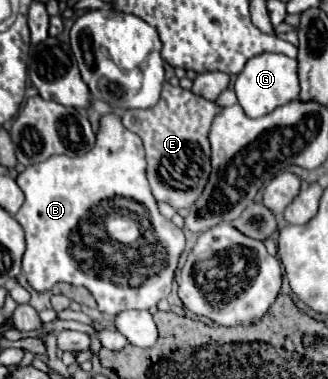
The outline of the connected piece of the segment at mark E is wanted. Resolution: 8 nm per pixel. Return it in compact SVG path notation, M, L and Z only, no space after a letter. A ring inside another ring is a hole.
M165 82L157 106L147 110L125 110L121 114L123 126L135 132L145 144L147 178L157 202L169 202L175 210L181 210L191 208L203 194L211 176L209 128L219 112L221 106L217 102Z

